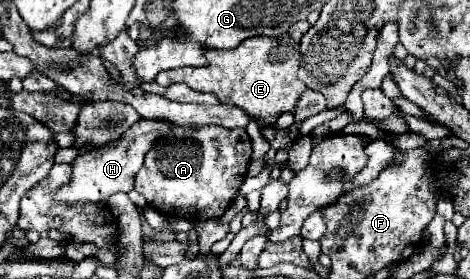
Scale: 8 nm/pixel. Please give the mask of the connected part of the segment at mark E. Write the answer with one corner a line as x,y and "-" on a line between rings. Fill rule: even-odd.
288,35
250,37
236,49
206,49
204,55
208,59
208,65
158,73
156,83
168,87
180,81
196,91
214,93
220,103
236,105
252,119
262,119
268,125
274,125
282,113
292,111
296,107
300,91
306,87
298,79
298,43

